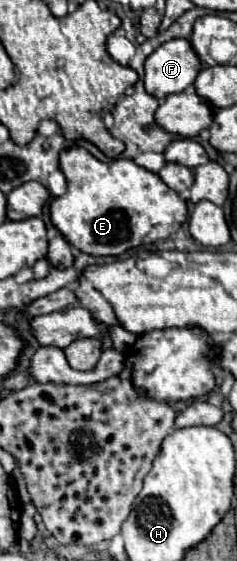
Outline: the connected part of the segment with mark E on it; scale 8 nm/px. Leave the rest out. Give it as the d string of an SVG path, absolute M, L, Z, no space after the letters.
M73 146L61 152L59 168L67 178L67 192L51 200L51 206L49 206L51 222L71 246L75 246L85 254L119 256L141 244L153 244L157 240L165 240L171 234L175 234L187 218L185 200L175 190L171 190L155 172L149 172L137 166L133 160L117 158L105 164L95 156L91 156L85 148Z

